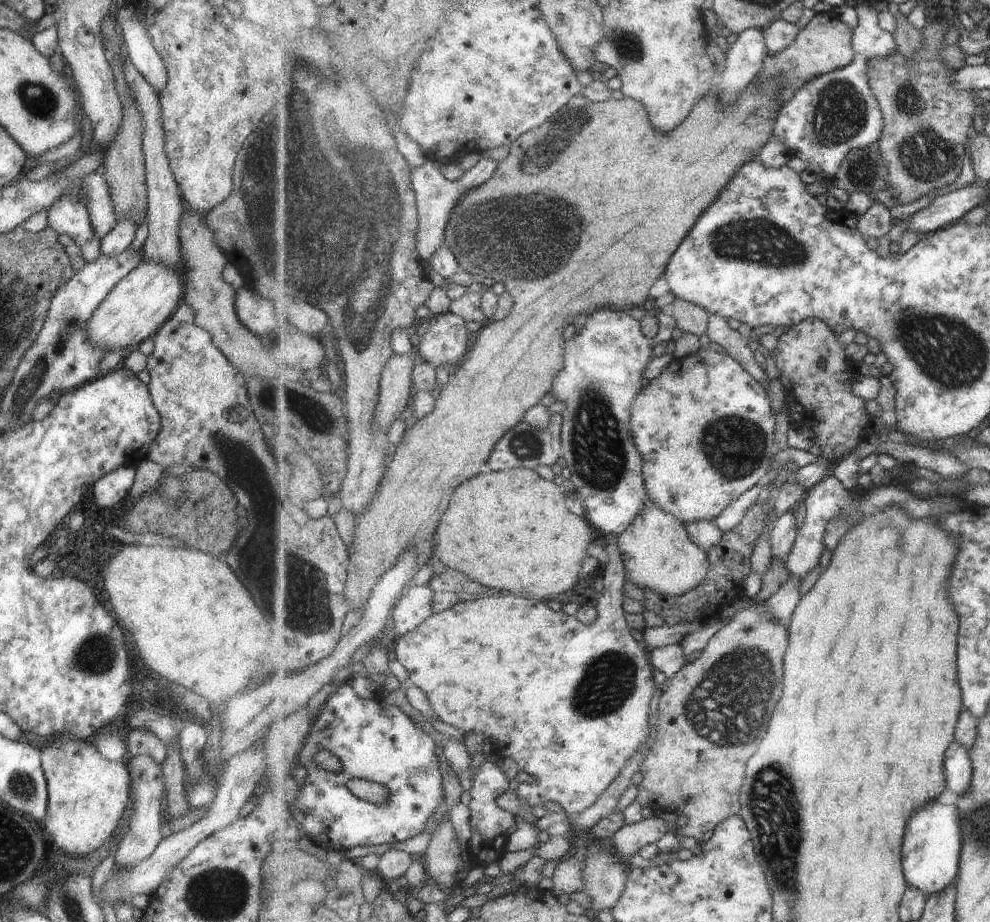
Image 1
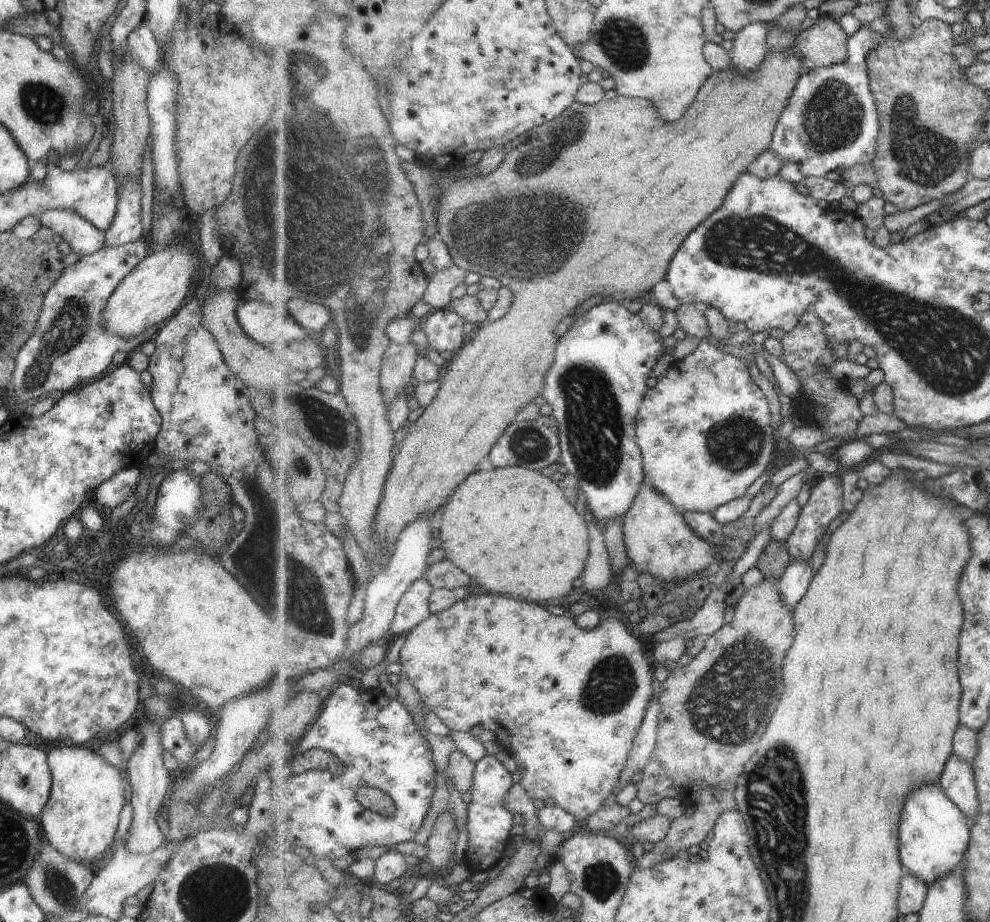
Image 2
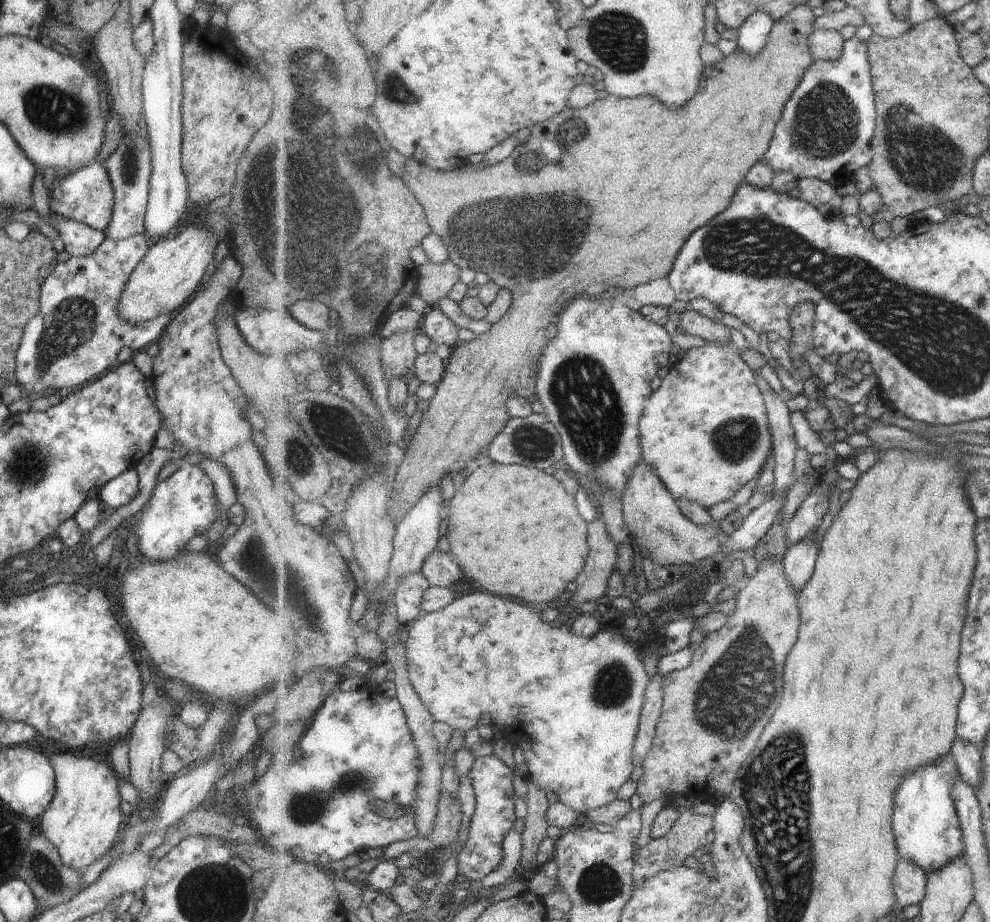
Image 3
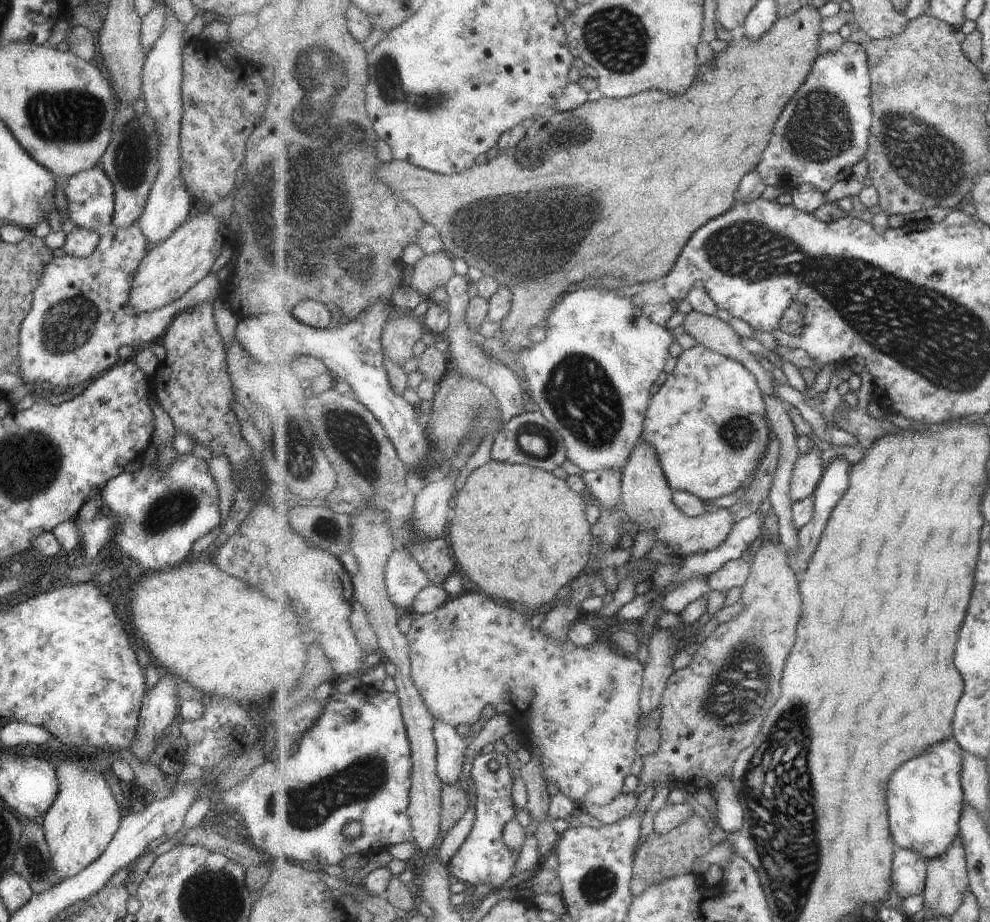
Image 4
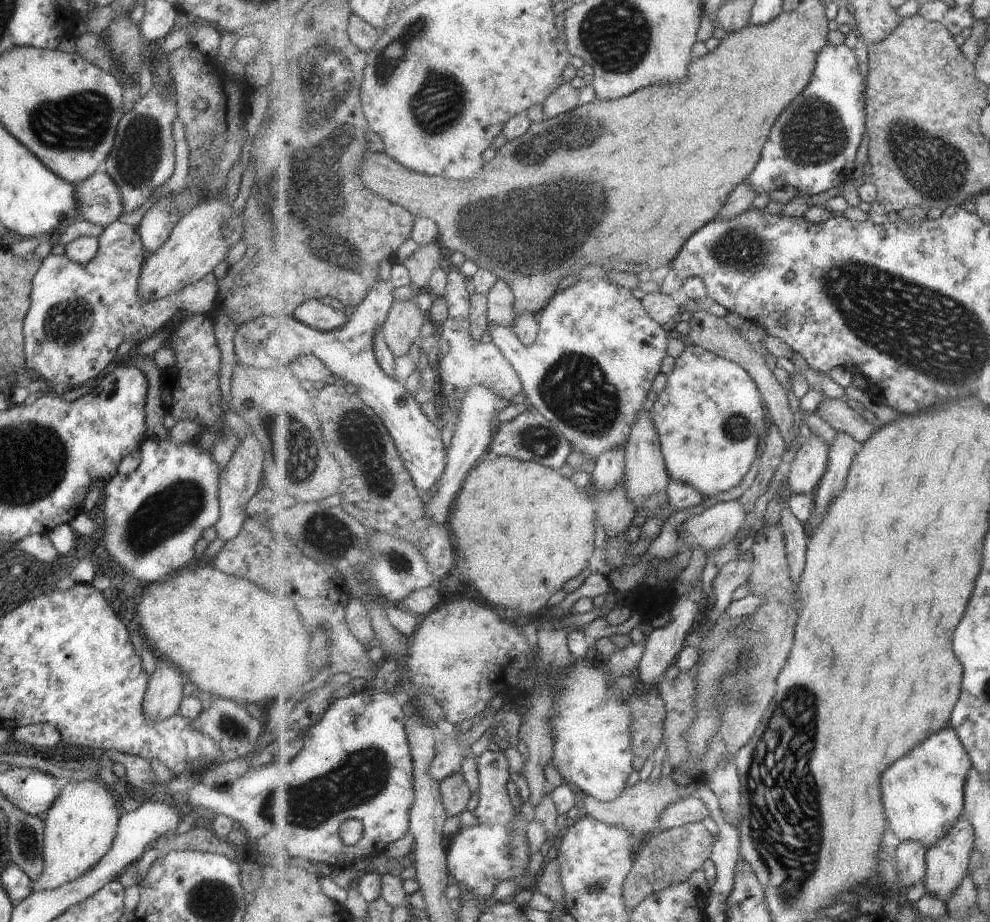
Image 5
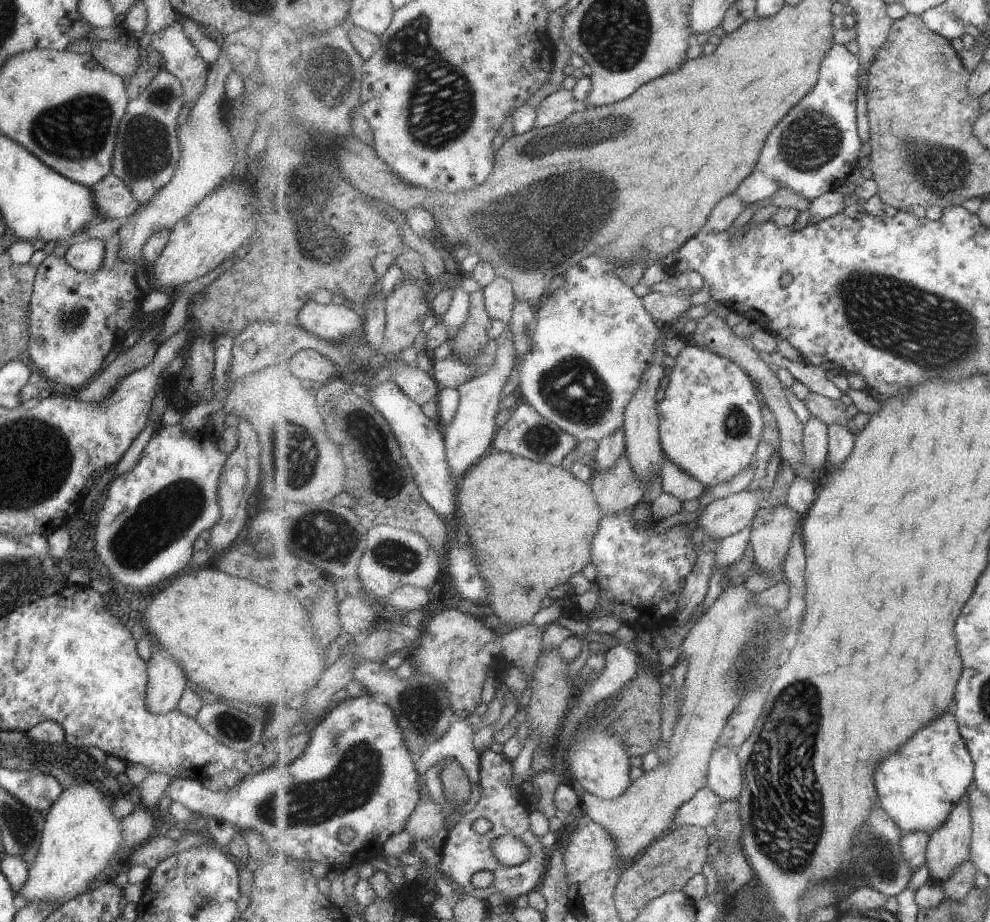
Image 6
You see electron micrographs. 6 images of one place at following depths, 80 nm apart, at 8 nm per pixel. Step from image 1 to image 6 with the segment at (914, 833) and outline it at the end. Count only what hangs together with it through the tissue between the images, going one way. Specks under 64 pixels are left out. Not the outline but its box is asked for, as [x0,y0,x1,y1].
[875,710,974,834]

